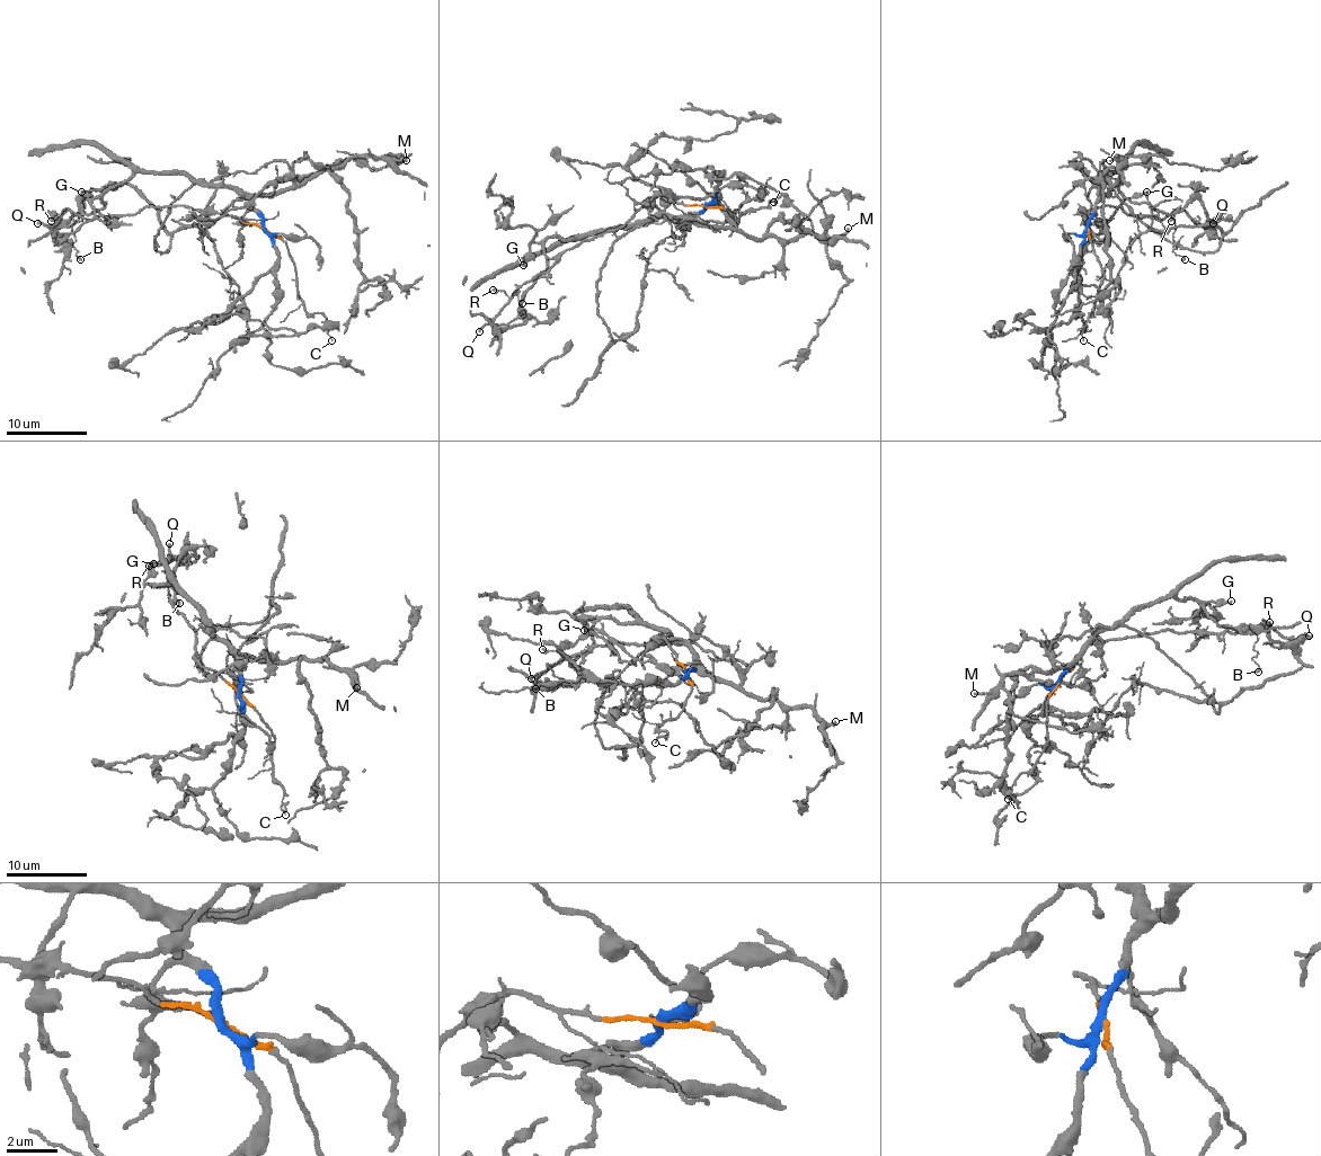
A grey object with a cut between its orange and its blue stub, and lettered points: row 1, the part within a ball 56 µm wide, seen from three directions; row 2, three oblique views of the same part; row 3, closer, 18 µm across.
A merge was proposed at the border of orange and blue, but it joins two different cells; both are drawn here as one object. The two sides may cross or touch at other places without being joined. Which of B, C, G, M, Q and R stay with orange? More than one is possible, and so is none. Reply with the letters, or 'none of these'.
B, C, Q, R

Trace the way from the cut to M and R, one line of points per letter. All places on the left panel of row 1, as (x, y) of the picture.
M: (264, 229), (264, 221), (251, 203), (259, 195), (302, 187), (328, 169), (338, 169), (348, 159), (407, 161)
R: (264, 229), (248, 225), (238, 218), (182, 205), (143, 207), (135, 213), (82, 219), (69, 209), (51, 221)

